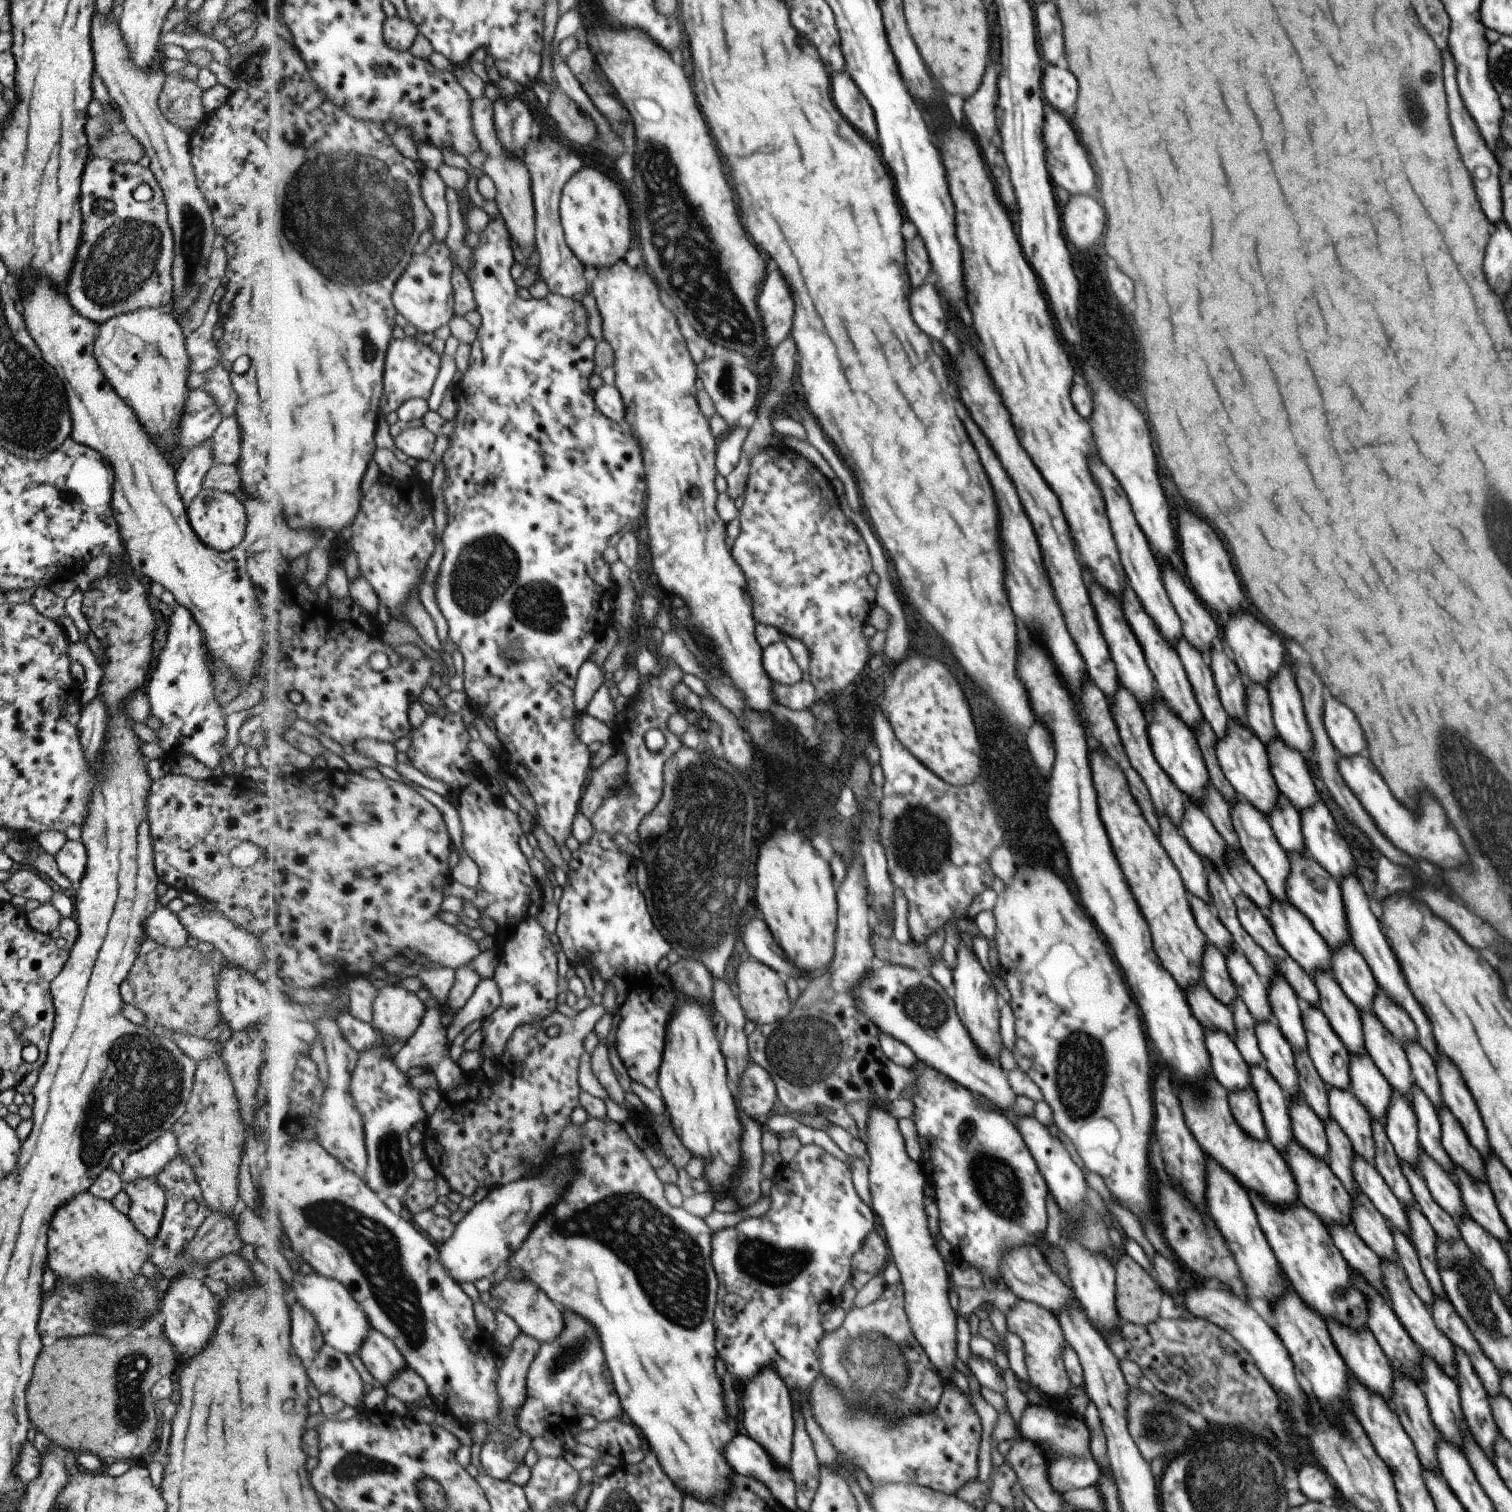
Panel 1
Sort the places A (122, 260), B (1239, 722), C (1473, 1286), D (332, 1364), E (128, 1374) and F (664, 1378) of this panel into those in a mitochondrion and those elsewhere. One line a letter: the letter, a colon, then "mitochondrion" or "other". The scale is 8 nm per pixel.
A: mitochondrion
B: other
C: mitochondrion
D: mitochondrion
E: mitochondrion
F: other

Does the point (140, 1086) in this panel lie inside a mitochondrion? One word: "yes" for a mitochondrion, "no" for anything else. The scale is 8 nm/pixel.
yes

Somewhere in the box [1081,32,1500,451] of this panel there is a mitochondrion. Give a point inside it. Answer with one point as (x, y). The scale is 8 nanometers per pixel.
(1417, 112)

